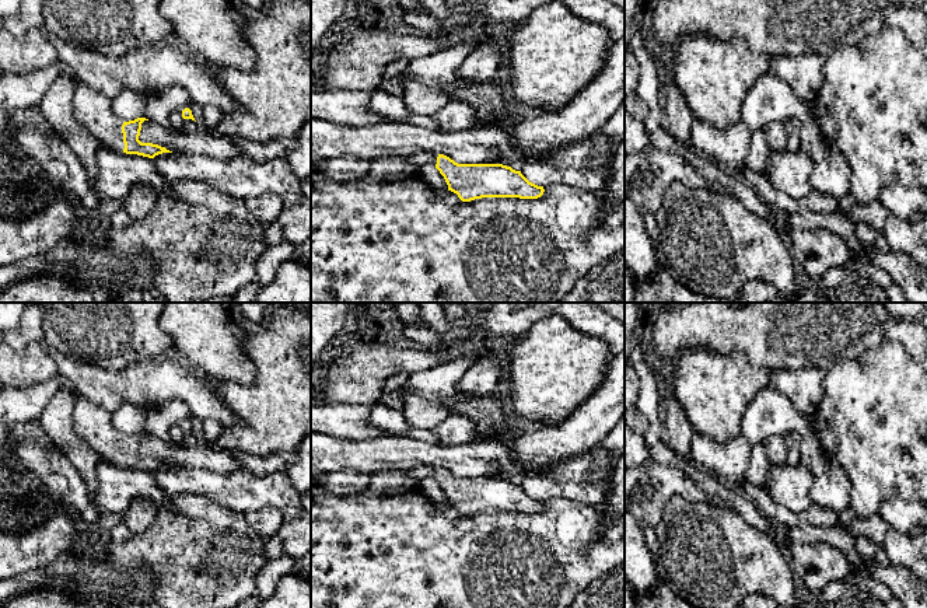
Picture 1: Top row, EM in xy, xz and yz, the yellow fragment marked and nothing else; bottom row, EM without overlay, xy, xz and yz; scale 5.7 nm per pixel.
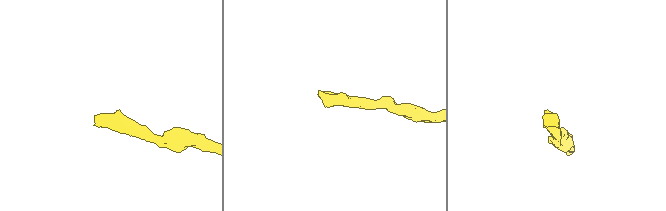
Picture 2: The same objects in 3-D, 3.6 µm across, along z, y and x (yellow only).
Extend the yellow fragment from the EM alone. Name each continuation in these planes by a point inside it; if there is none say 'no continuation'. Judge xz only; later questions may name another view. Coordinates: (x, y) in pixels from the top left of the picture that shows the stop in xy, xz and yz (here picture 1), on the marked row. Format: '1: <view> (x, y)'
1: xz (423, 159)

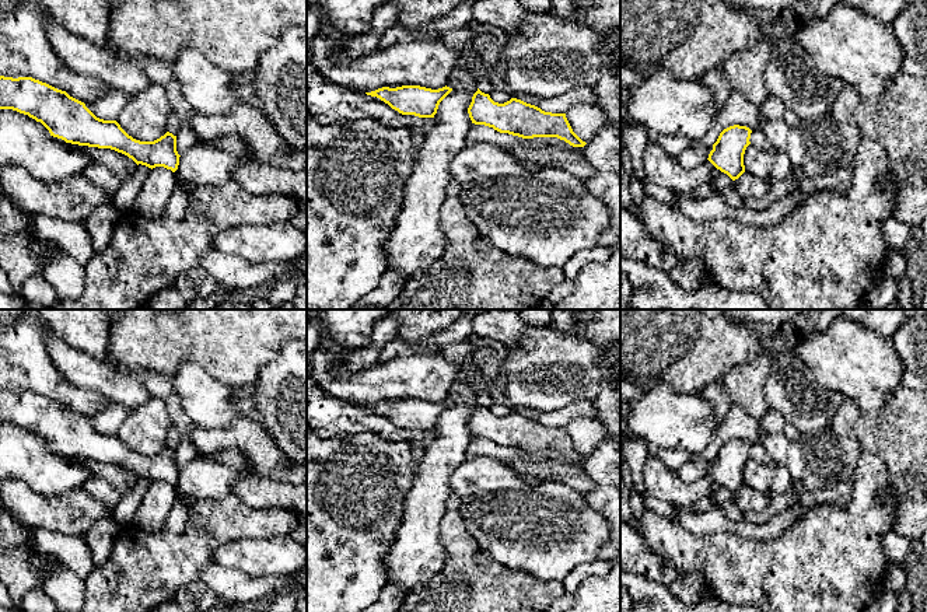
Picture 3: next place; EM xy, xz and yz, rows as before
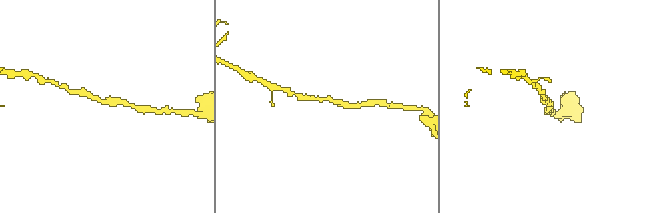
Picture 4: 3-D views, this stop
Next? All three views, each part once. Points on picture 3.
no continuation

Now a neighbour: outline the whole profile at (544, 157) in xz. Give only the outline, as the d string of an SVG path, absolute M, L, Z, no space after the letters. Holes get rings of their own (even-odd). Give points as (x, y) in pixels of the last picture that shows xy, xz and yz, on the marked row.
M513 147L508 150L508 153L513 157L520 158L522 161L522 167L531 171L534 171L535 168L553 167L555 164L569 164L587 160L584 154L577 154L556 147L542 147L542 148Z

